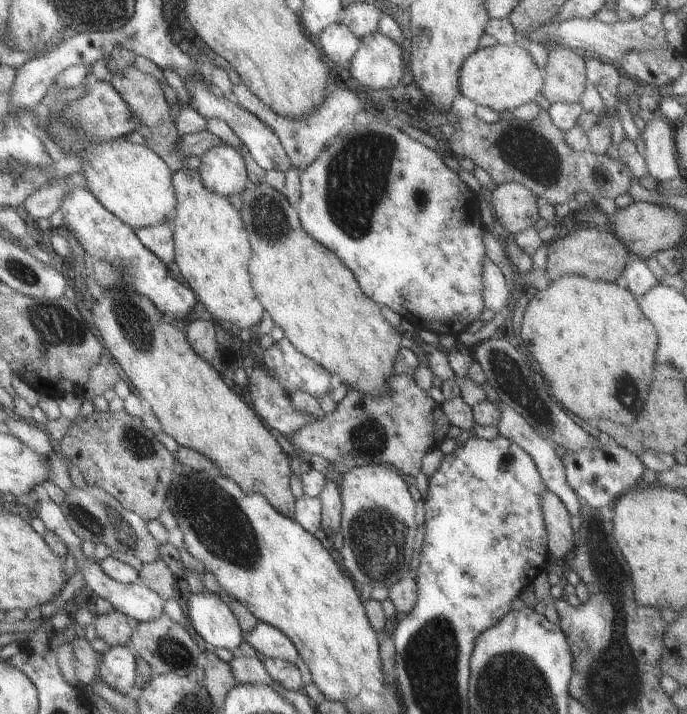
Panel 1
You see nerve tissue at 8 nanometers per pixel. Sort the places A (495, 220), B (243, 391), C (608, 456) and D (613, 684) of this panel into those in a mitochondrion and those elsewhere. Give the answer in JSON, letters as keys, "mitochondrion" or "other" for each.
{"A":"other","B":"other","C":"other","D":"mitochondrion"}

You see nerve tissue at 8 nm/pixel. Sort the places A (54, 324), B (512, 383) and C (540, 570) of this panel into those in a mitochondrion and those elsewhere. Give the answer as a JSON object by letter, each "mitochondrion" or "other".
{"A":"mitochondrion","B":"mitochondrion","C":"other"}

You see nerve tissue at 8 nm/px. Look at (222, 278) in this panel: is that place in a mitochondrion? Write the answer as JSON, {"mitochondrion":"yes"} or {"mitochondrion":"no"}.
{"mitochondrion":"no"}

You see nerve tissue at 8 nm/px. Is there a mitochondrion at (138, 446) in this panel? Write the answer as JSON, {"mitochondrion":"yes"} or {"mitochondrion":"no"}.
{"mitochondrion":"yes"}

